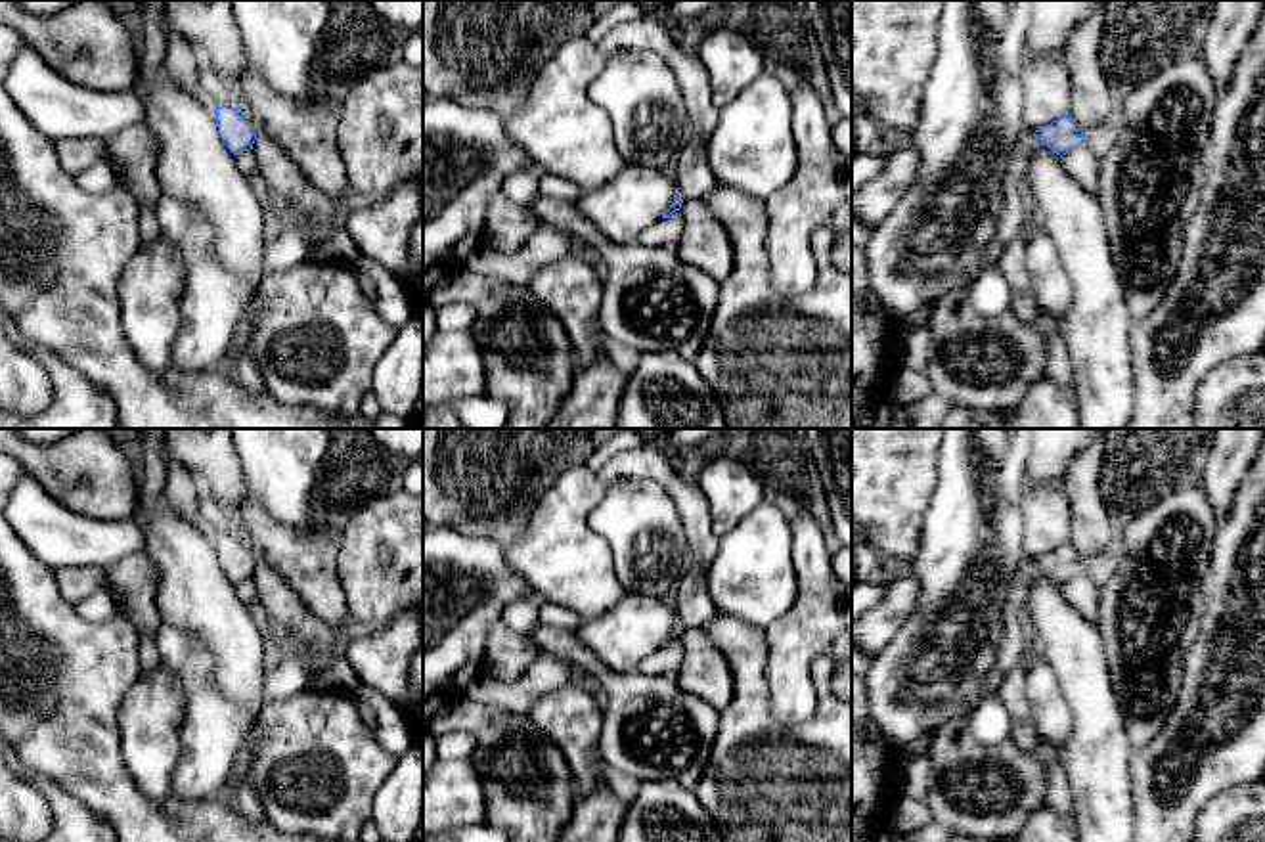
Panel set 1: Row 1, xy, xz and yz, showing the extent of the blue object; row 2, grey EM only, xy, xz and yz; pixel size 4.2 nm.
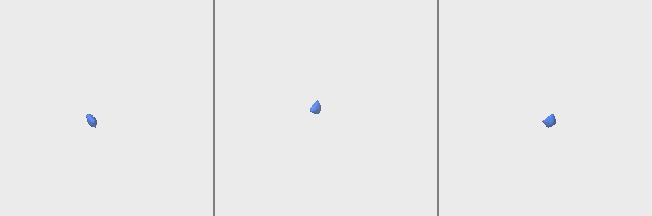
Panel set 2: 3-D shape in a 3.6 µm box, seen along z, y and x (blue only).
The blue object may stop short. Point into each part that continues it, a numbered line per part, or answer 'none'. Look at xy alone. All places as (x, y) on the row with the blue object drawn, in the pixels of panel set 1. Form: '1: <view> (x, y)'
none

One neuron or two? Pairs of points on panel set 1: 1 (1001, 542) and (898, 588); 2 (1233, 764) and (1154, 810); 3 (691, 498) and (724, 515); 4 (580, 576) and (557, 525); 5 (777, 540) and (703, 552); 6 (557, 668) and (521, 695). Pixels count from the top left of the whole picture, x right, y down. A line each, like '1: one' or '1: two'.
1: two
2: one
3: two
4: one
5: two
6: one

